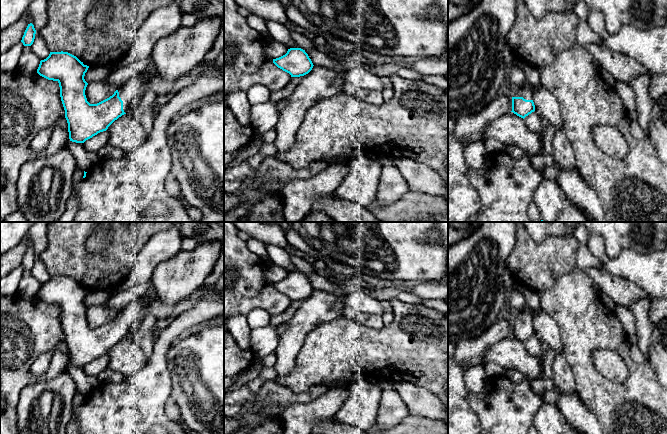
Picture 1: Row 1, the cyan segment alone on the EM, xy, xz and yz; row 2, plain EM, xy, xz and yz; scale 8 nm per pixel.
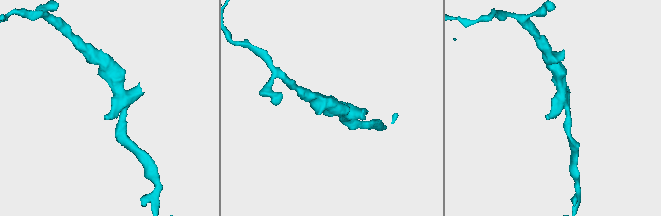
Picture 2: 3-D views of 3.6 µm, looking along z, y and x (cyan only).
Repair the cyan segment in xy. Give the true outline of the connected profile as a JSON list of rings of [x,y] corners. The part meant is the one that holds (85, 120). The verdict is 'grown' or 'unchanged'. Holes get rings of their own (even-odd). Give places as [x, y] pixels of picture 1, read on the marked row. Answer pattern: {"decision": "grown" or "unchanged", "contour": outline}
{"decision": "grown", "contour": [[[61,51],[50,52],[37,69],[40,76],[59,83],[69,139],[76,143],[84,143],[106,131],[115,120],[126,114],[139,98],[139,92],[157,75],[156,71],[138,73],[109,98],[90,104],[85,95],[88,83],[84,79],[88,68],[76,56]]]}

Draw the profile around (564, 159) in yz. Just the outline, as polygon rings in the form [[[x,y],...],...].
[[[563,129],[555,131],[553,152],[553,165],[543,169],[545,179],[556,181],[563,170],[577,169],[573,148]]]

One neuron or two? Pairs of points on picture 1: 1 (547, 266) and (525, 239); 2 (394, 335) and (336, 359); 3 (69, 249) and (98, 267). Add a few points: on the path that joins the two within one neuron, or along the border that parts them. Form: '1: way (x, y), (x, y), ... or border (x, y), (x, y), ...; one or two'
1: way (540, 259), (527, 246); one
2: way (381, 350), (372, 359), (351, 359); one
3: way (76, 256), (87, 267), (91, 267); one

